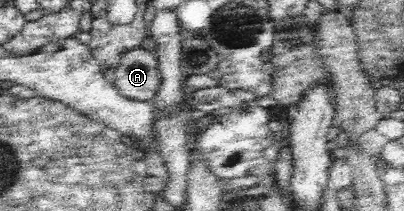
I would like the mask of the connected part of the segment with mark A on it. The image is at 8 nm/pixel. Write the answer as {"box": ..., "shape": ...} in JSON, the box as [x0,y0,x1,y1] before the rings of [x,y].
{"box":[114,46,161,102],"shape":[[[140,46],[120,55],[114,88],[129,100],[152,102],[161,85],[158,52],[150,52]]]}

